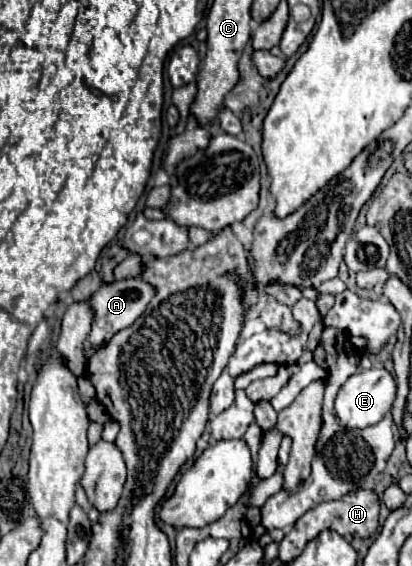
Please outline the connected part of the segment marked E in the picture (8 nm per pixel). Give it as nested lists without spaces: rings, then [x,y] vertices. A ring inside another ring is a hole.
[[[370,368],[364,372],[356,372],[352,374],[346,384],[340,388],[336,402],[334,402],[334,412],[338,422],[348,428],[368,428],[376,422],[380,422],[384,418],[384,414],[390,412],[392,404],[396,398],[396,382],[392,378],[392,374],[386,368]]]

